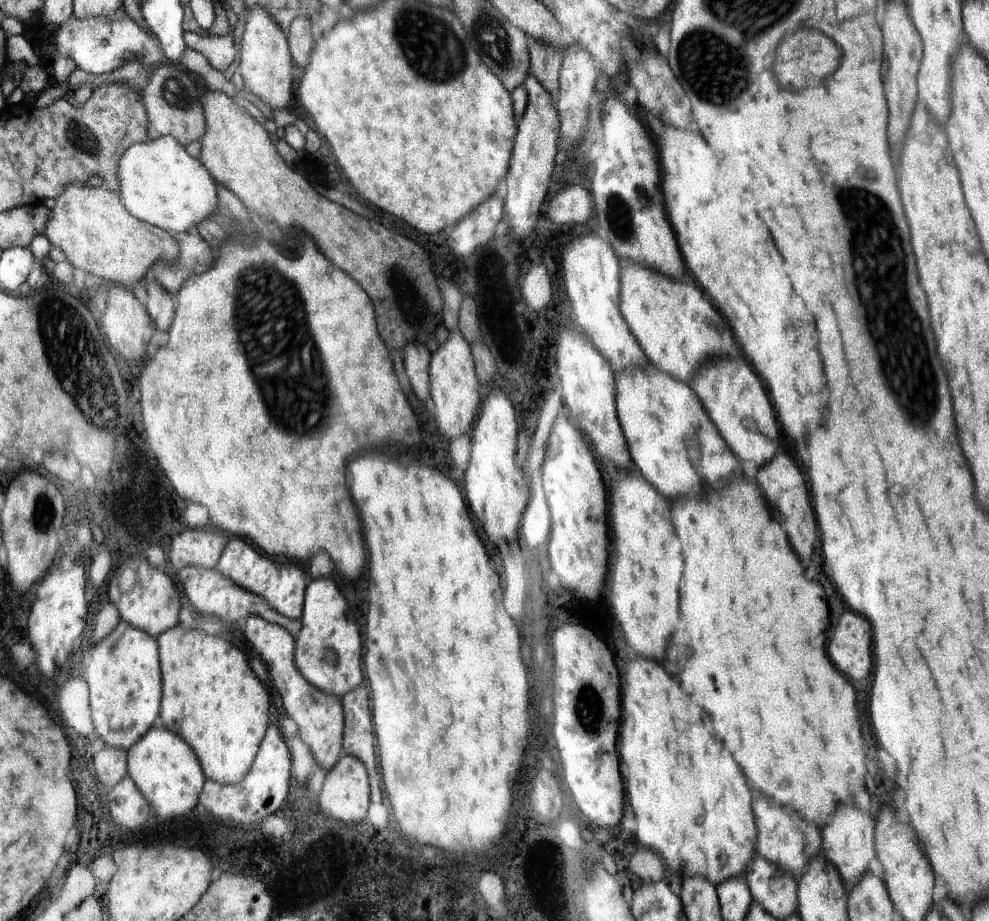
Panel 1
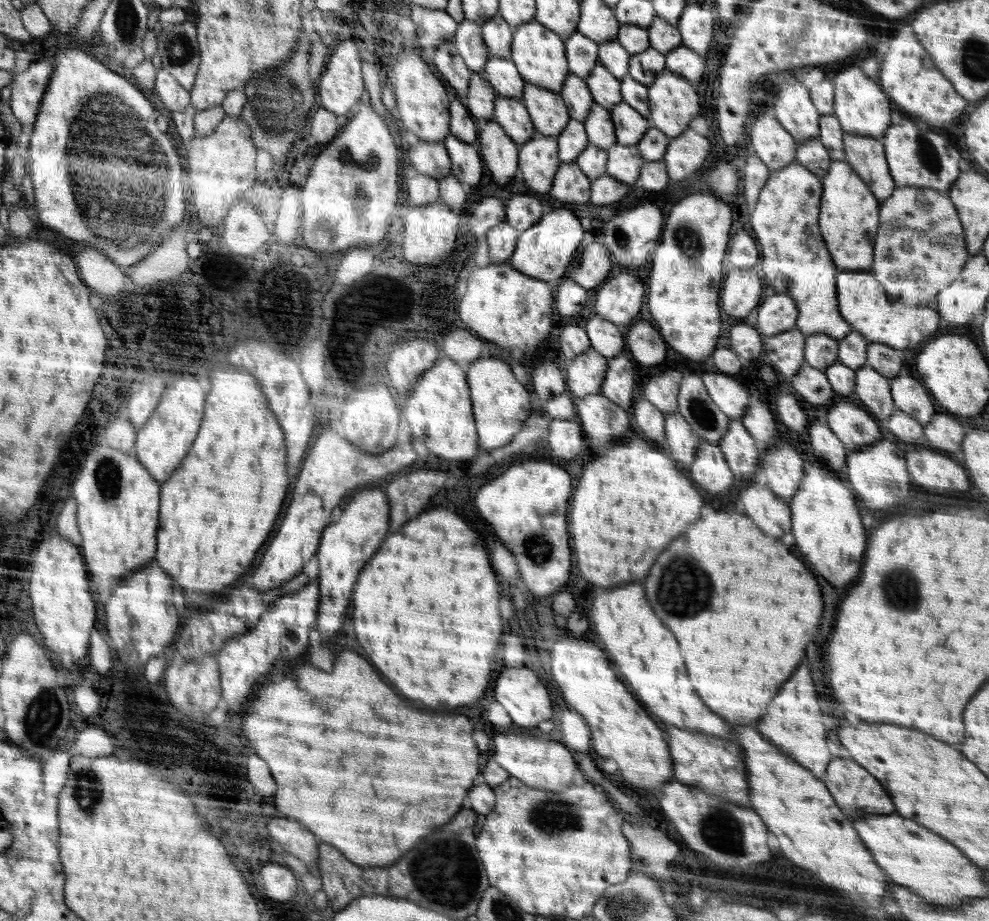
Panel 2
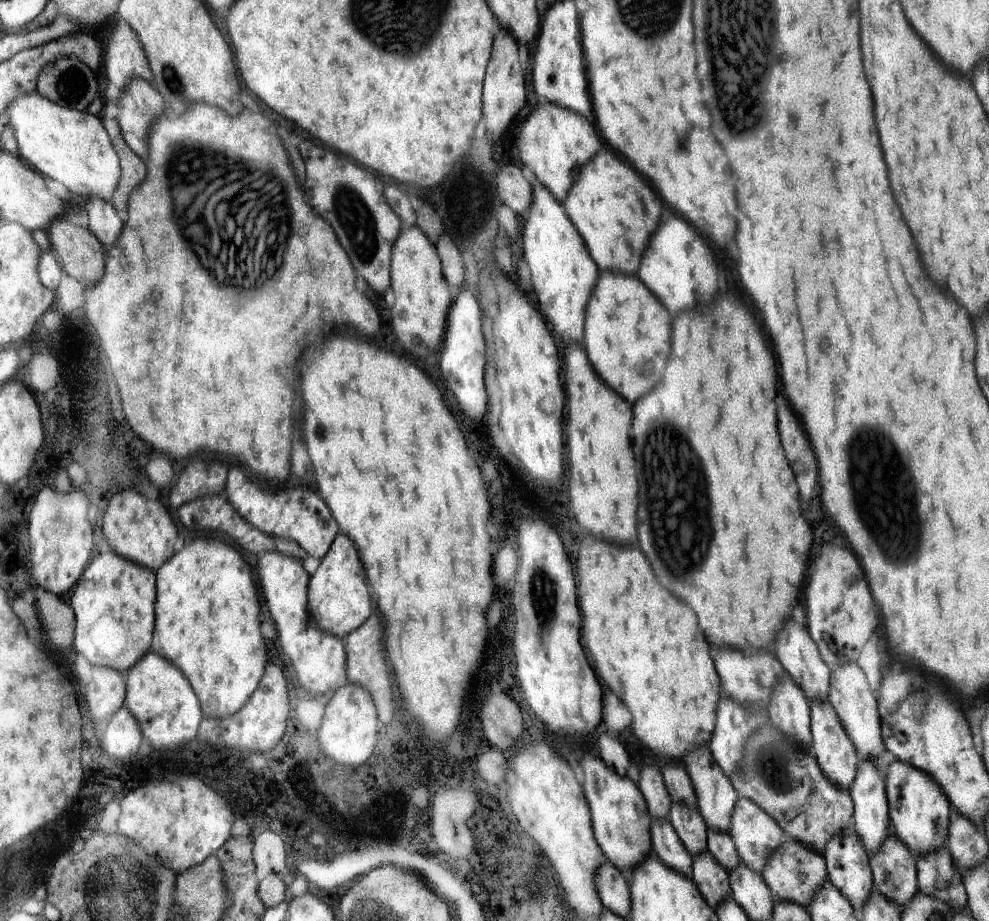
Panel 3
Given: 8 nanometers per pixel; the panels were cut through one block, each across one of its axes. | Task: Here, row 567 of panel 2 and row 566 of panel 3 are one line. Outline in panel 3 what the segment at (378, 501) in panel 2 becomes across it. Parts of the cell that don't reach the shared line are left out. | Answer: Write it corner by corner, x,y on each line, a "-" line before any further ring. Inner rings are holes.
338,533
328,554
320,561
308,584
308,610
318,628
344,640
351,632
360,628
372,616
370,590
364,576
358,550
352,540

